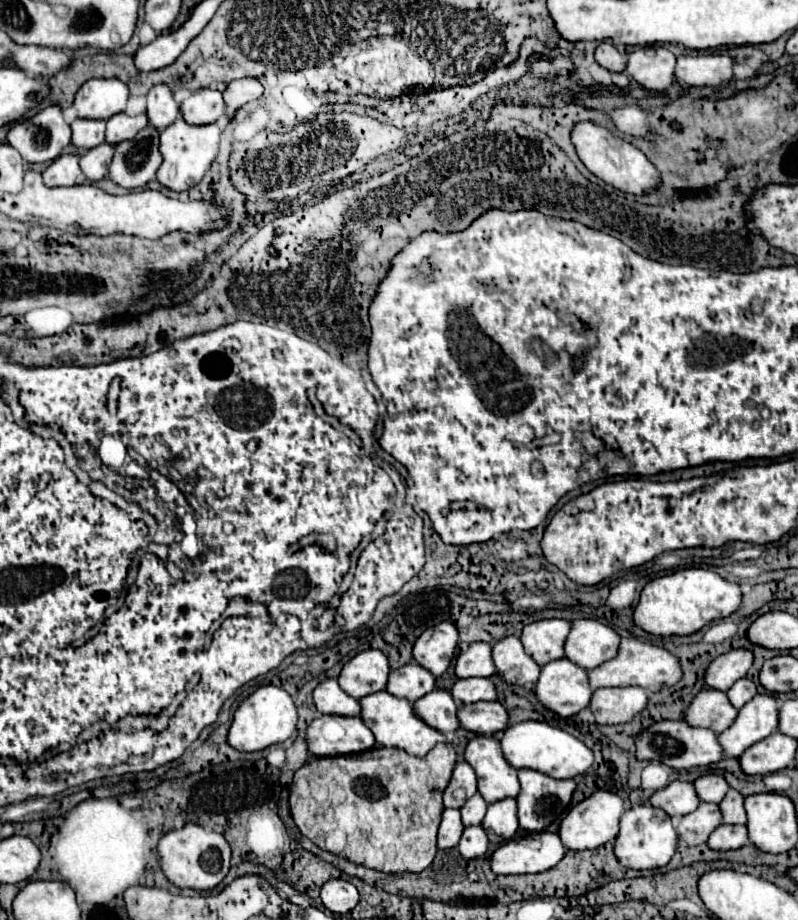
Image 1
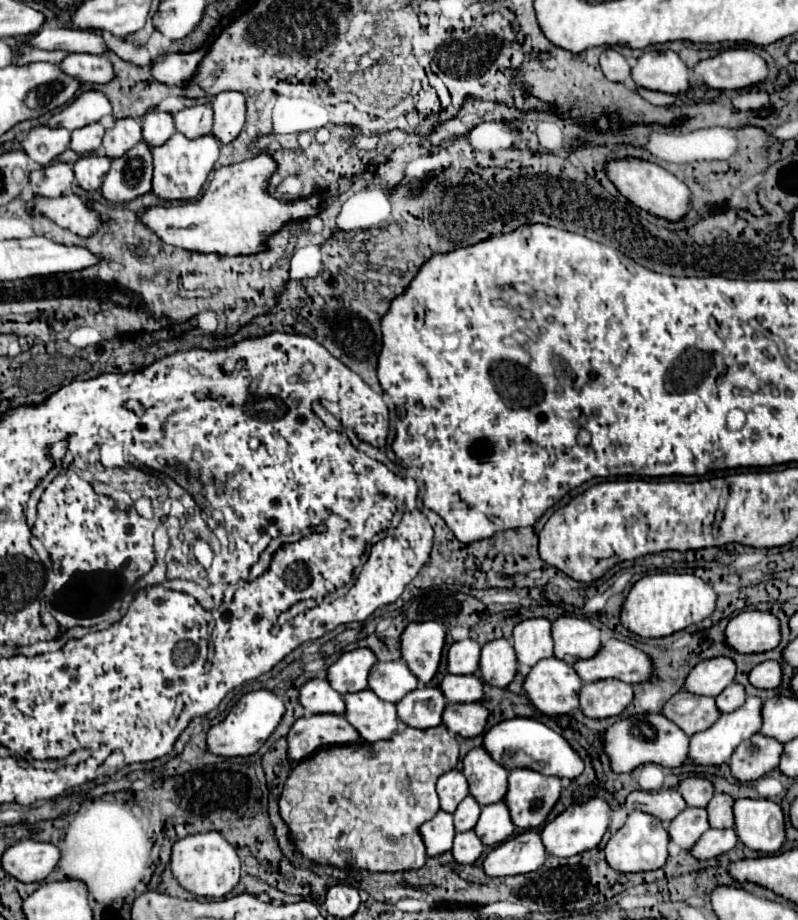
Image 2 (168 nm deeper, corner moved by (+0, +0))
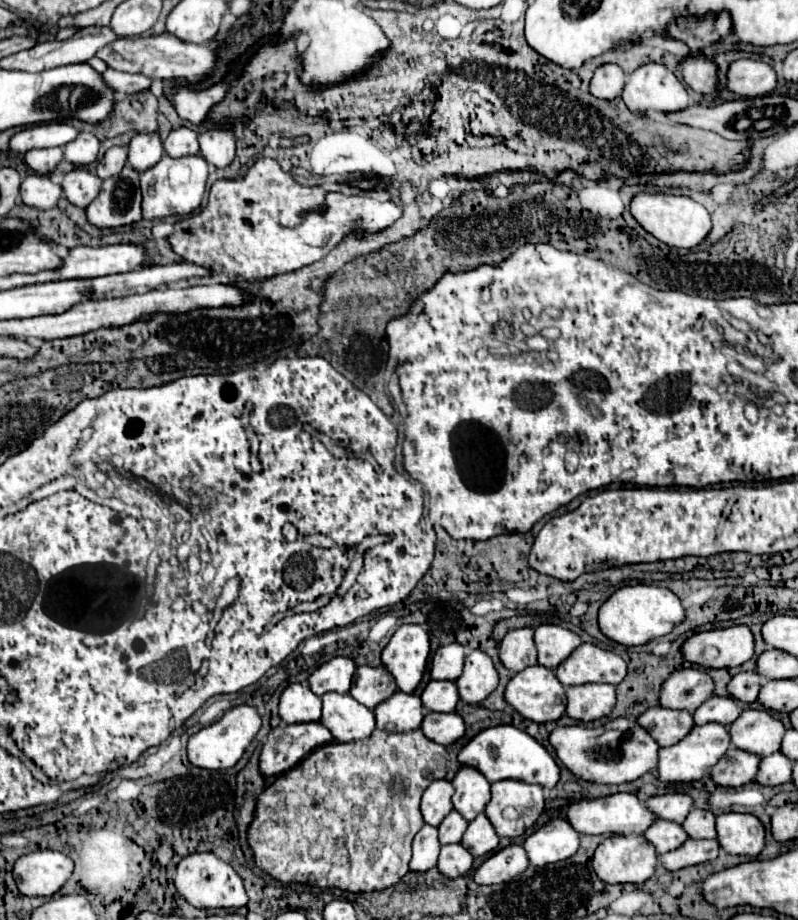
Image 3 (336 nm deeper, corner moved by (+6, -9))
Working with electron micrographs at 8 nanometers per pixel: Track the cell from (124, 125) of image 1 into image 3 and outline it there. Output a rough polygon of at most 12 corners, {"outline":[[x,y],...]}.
{"outline":[[115,146],[97,166],[101,180],[119,174],[127,162],[127,150]]}

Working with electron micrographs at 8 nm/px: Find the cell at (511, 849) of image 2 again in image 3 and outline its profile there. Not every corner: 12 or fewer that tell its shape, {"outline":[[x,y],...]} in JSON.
{"outline":[[523,846],[491,854],[473,874],[477,884],[509,882],[529,866]]}

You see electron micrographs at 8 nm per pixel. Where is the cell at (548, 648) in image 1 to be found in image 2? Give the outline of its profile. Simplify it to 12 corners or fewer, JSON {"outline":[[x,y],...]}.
{"outline":[[551,621],[513,629],[517,661],[533,667],[553,657]]}

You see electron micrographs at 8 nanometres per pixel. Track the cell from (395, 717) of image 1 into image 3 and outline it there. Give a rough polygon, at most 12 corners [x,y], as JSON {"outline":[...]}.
{"outline":[[349,694],[321,696],[335,742],[367,740],[375,716]]}

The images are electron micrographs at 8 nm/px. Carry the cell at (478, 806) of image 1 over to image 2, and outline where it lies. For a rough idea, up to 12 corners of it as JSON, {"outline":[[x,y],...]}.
{"outline":[[465,797],[455,809],[455,831],[469,831],[477,825],[481,805]]}

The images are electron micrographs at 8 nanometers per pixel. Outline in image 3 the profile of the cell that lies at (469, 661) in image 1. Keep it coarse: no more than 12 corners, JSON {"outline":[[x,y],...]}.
{"outline":[[439,646],[431,658],[433,680],[457,680],[465,648]]}

